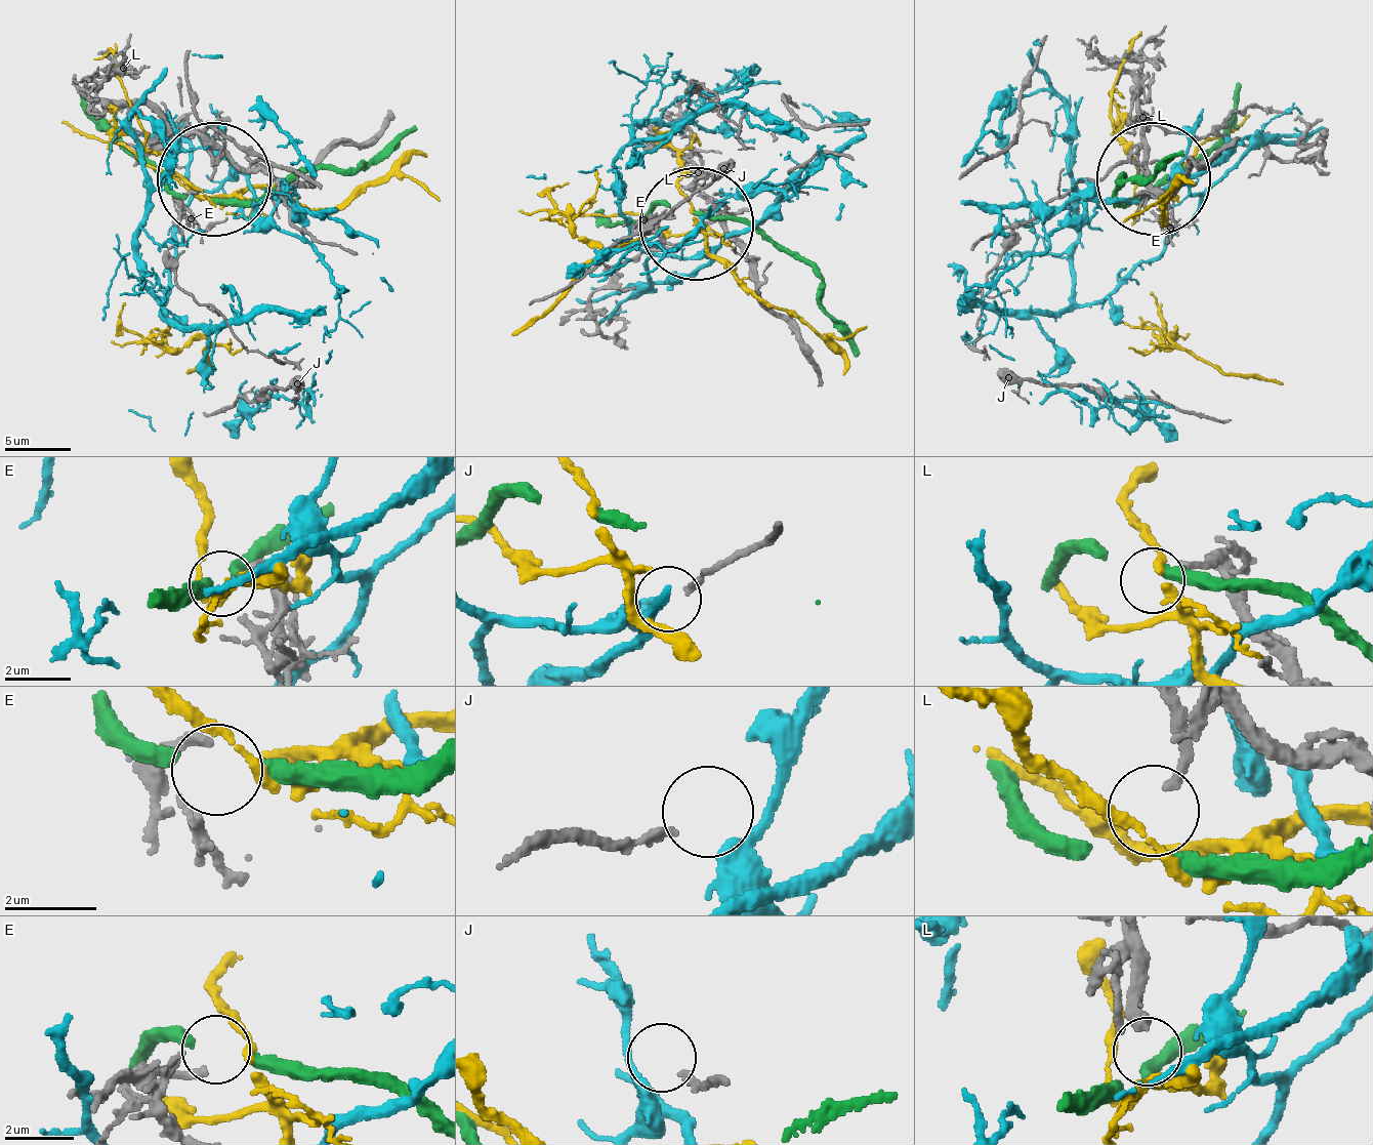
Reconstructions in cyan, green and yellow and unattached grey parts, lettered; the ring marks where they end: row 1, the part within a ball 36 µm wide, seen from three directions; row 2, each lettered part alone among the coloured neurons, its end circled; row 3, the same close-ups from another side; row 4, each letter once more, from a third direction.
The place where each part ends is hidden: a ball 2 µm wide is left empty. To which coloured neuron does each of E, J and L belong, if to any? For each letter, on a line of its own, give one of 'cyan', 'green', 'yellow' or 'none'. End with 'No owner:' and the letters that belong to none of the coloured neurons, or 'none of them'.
E: green
J: none
L: none
No owner: J, L

